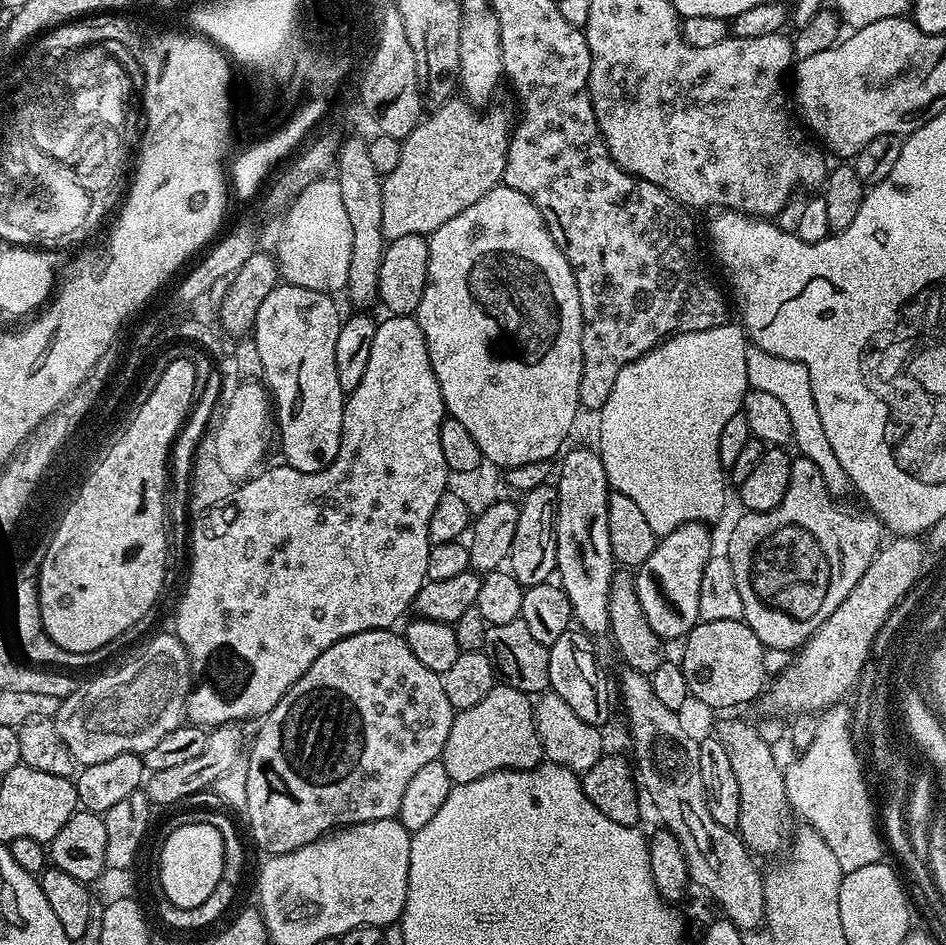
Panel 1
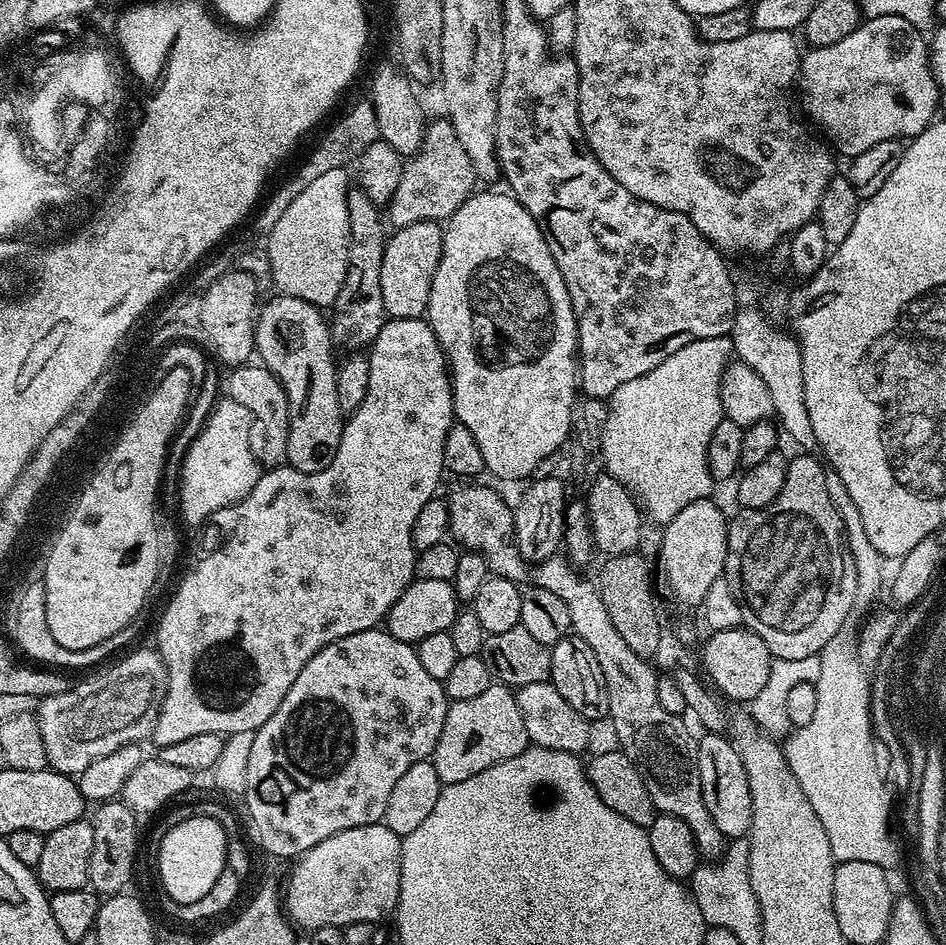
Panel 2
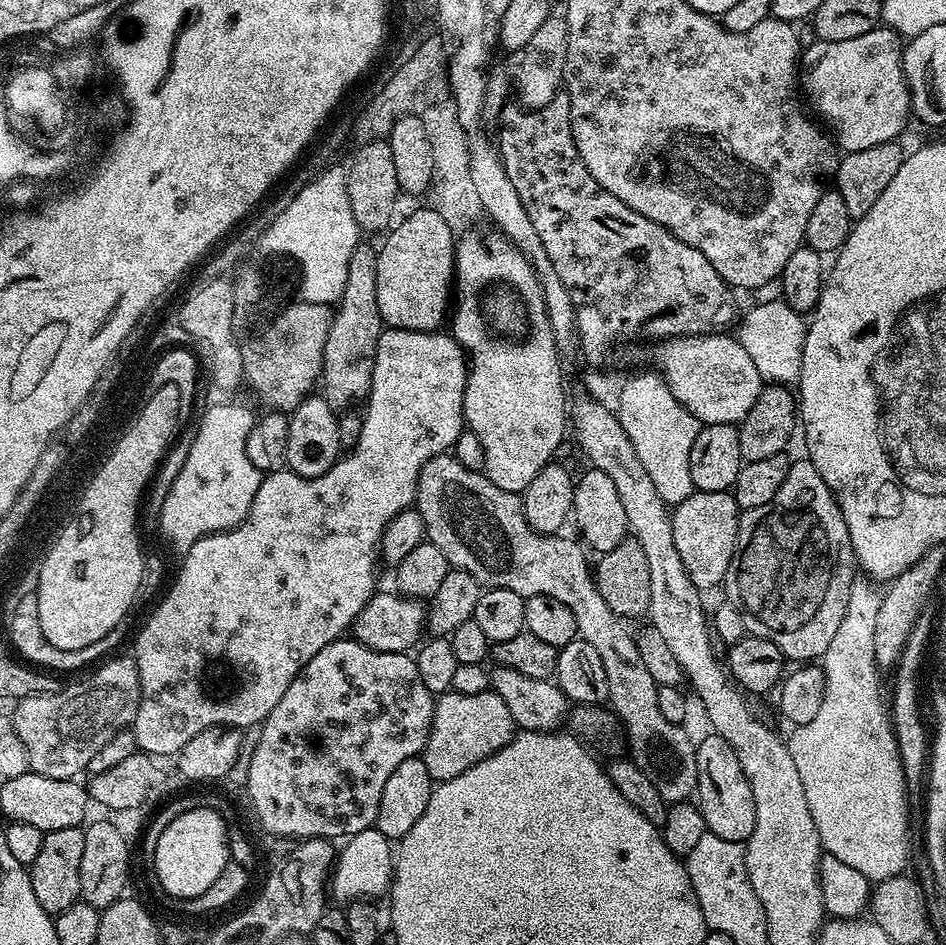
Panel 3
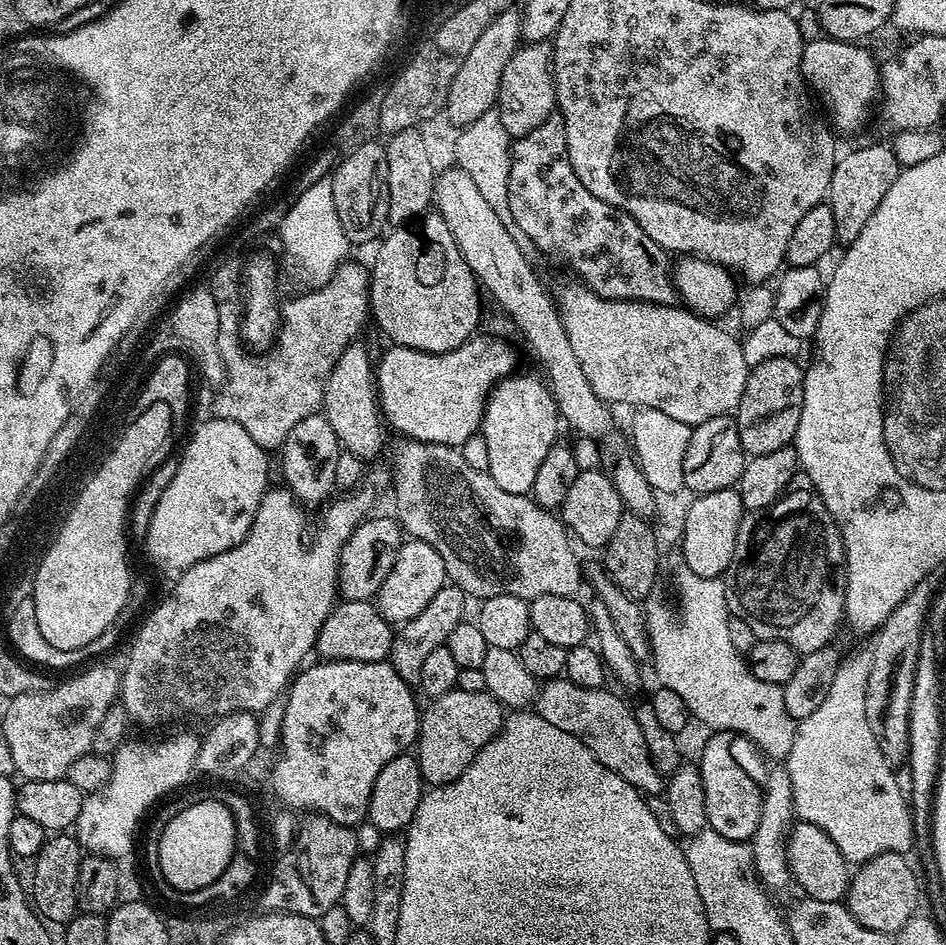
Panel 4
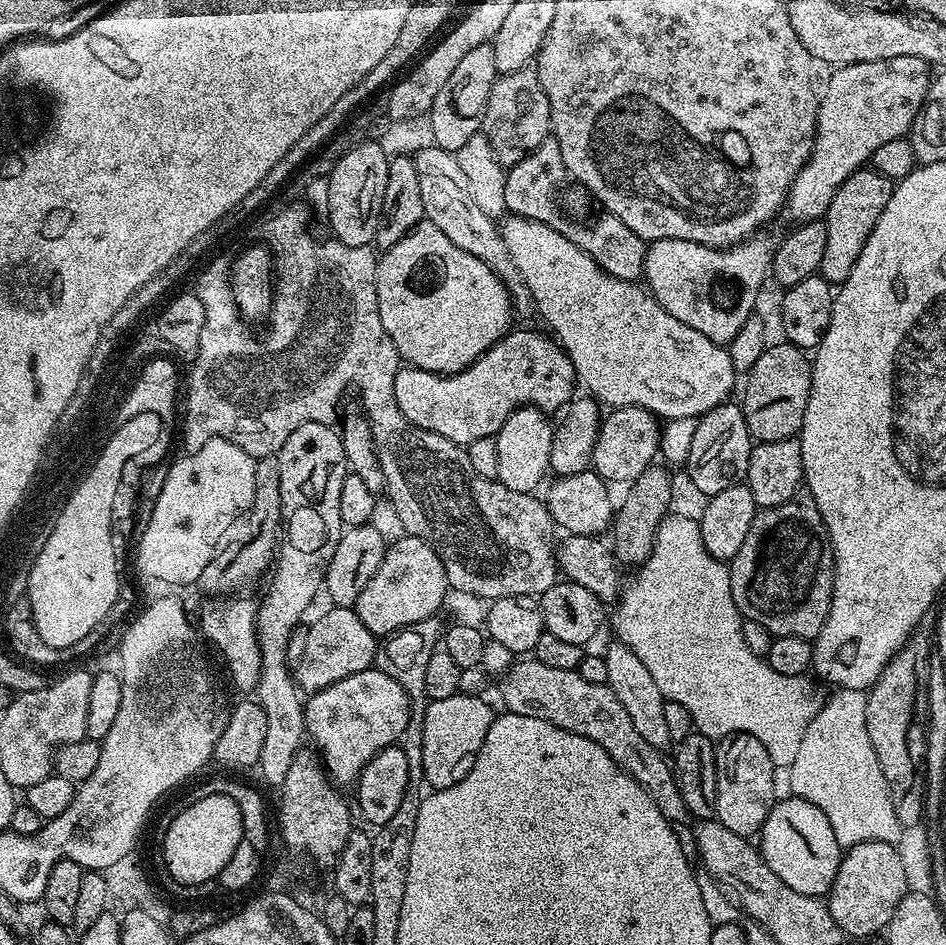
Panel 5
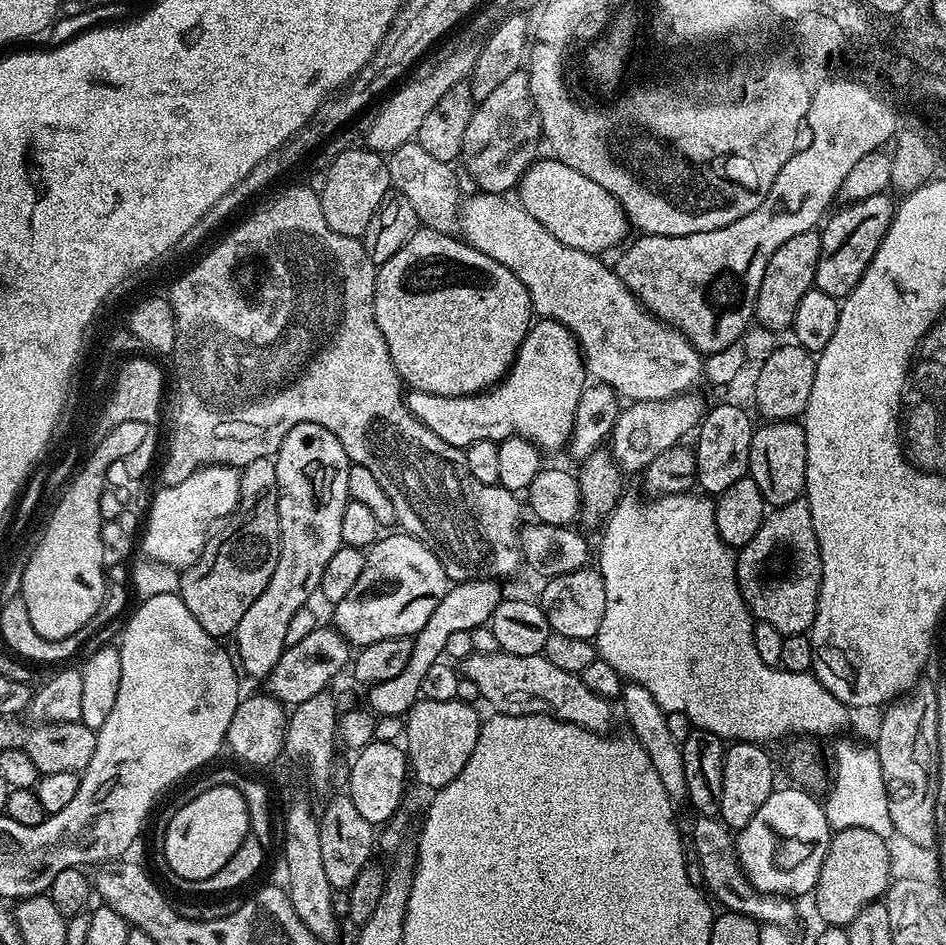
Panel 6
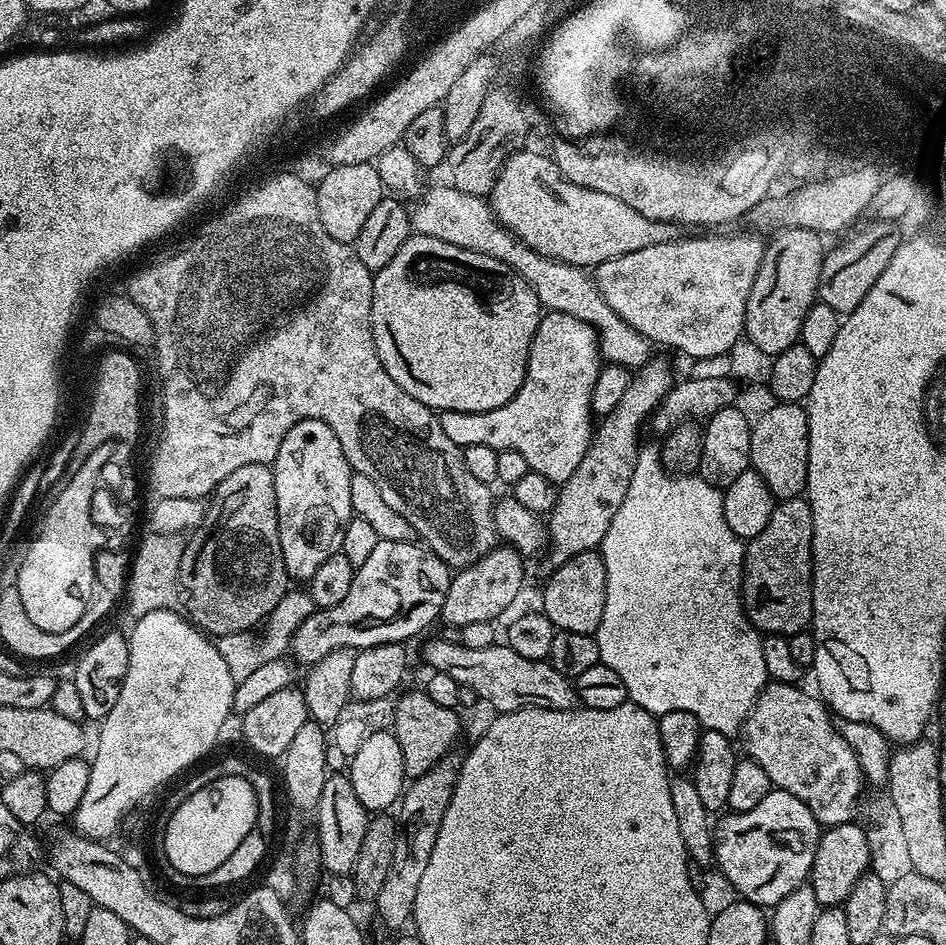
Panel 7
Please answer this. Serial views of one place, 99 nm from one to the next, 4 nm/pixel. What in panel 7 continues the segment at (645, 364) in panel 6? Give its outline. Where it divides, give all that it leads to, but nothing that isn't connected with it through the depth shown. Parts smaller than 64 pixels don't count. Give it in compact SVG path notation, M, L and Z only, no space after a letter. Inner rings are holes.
M445 186L445 188L432 188L430 190L428 188L419 197L418 203L420 205L416 209L413 207L410 212L412 232L415 235L438 238L442 242L450 242L454 246L462 246L462 250L474 250L478 254L486 254L490 258L498 258L498 262L513 268L532 287L534 294L540 299L541 305L547 311L574 314L574 318L582 318L582 322L586 322L591 328L595 328L596 335L600 338L601 357L607 363L620 364L623 368L635 370L641 368L653 355L654 348L650 341L642 334L638 334L638 330L634 330L629 324L622 322L622 318L618 318L618 314L614 314L614 310L610 310L610 306L604 301L598 289L596 289L595 279L585 269L576 268L574 265L567 264L561 260L551 260L534 250L530 250L530 246L526 246L526 242L518 239L497 218L496 213L492 210L491 203L485 197L466 194L457 188Z

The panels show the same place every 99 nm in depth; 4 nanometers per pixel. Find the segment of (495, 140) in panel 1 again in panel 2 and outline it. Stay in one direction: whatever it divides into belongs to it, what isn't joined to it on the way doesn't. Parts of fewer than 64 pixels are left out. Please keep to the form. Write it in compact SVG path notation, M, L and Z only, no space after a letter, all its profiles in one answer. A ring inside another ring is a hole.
M441 118L433 124L431 121L427 125L422 146L407 157L402 182L398 182L398 190L394 190L386 205L387 219L391 223L393 220L396 228L427 220L447 221L458 210L458 206L462 206L462 202L472 195L476 183L476 173L472 171L470 158L452 129L451 120Z

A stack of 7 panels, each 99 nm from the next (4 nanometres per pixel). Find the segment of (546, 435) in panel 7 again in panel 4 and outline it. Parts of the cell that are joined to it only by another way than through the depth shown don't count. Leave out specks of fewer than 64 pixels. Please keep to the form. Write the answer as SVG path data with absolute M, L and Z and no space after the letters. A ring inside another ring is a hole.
M477 334L467 340L461 348L446 354L430 354L413 348L389 347L389 352L378 360L376 368L376 387L380 410L387 427L403 434L410 440L421 440L427 444L450 444L459 446L466 438L481 431L484 407L488 405L488 393L500 381L513 375L516 368L516 352L504 340L487 340Z

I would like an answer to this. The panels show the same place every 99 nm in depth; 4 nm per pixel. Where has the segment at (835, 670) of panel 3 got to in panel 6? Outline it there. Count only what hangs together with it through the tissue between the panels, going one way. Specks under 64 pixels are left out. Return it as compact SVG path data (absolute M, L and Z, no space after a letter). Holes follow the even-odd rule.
M840 740L832 748L832 785L828 788L828 797L823 797L824 813L829 826L834 830L842 828L861 828L874 830L874 834L888 838L893 835L890 822L890 806L886 802L886 786L882 782L882 766L878 762L875 747L863 748L852 740Z

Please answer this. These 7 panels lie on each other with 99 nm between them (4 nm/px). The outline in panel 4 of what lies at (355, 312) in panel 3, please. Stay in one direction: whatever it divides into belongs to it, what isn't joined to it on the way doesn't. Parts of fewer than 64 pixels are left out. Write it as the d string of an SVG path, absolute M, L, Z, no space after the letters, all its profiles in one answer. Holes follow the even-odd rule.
M354 342L344 351L342 358L338 358L326 382L322 414L326 422L330 422L330 430L334 430L343 451L365 462L379 458L384 448L386 424L380 410L374 360L368 357L367 350L360 342Z

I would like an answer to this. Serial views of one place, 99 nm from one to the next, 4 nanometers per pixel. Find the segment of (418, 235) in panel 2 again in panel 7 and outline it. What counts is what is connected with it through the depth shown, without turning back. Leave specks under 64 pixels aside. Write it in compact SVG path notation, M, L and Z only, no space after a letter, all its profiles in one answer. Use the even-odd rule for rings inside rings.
M409 235L408 241L382 266L380 272L372 278L372 333L374 334L374 346L378 350L378 358L406 394L422 406L431 408L437 413L441 412L485 412L486 410L498 410L498 406L506 406L514 394L522 386L526 378L526 362L530 358L530 342L534 342L534 334L540 325L542 305L540 299L534 294L534 290L525 280L519 276L510 266L498 262L498 258L490 258L486 254L478 254L474 250L462 250L462 246L454 246L450 242L442 242L438 238L429 236Z

